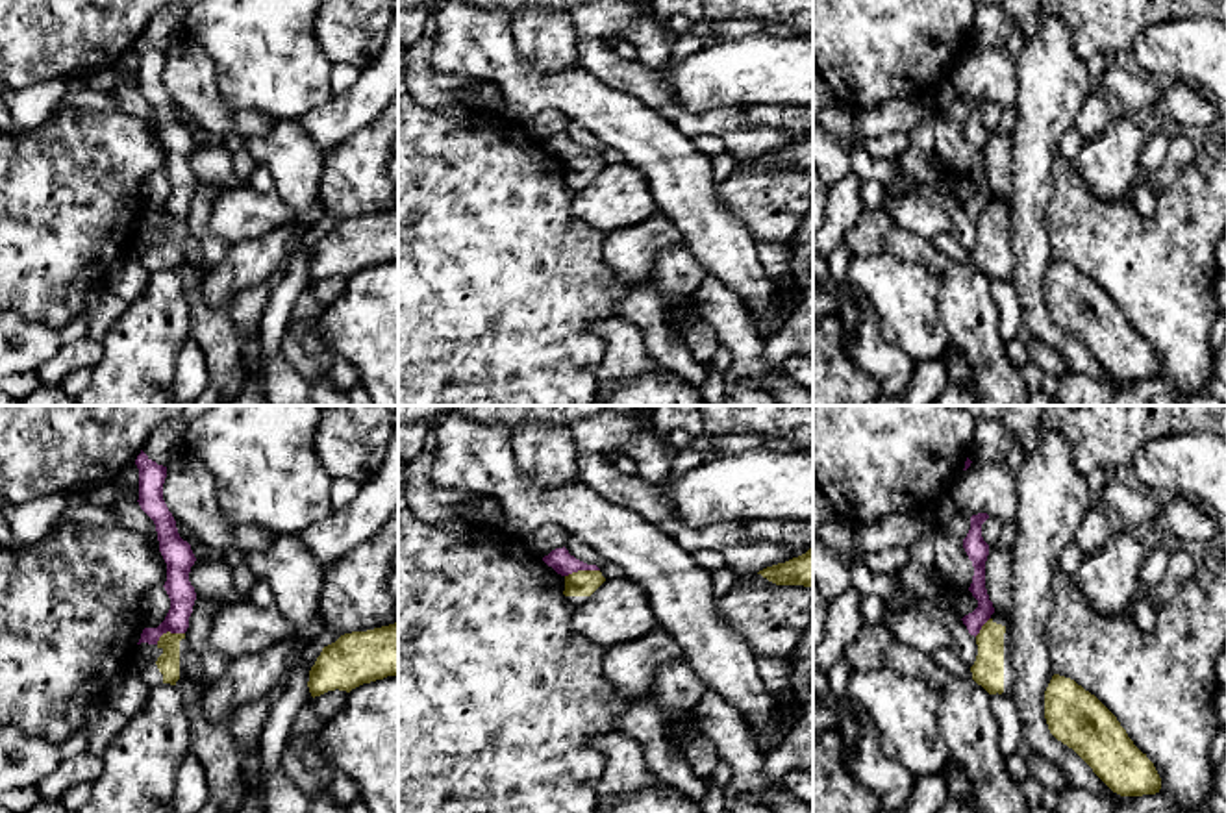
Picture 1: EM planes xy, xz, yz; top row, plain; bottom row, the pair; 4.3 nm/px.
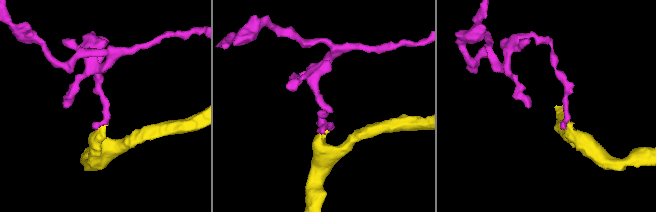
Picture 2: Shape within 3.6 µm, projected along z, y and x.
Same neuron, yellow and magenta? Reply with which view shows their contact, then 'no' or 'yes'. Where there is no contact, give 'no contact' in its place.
contact in xz; no

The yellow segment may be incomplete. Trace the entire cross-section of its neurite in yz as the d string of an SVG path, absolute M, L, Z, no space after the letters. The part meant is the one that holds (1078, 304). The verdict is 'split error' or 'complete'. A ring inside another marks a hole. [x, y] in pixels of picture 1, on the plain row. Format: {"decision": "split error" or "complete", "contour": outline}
{"decision": "complete", "contour": "M1054 259L1045 276L1050 319L1072 333L1120 381L1156 380L1161 363L1117 302L1074 265Z"}

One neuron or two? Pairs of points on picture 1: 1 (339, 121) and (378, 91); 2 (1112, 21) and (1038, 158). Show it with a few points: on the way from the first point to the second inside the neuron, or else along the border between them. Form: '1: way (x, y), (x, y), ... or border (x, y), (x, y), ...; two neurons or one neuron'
1: way (349, 112), (369, 97); one neuron
2: border (1062, 23), (1071, 34), (1073, 50), (1086, 62); two neurons

